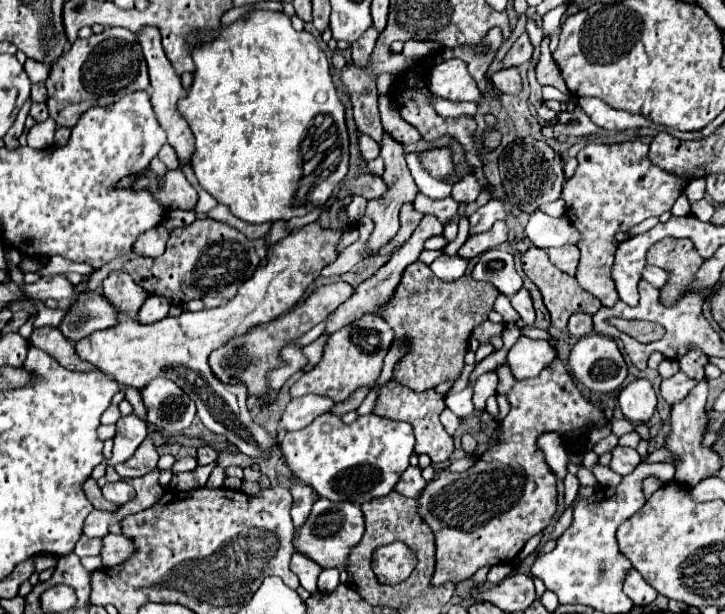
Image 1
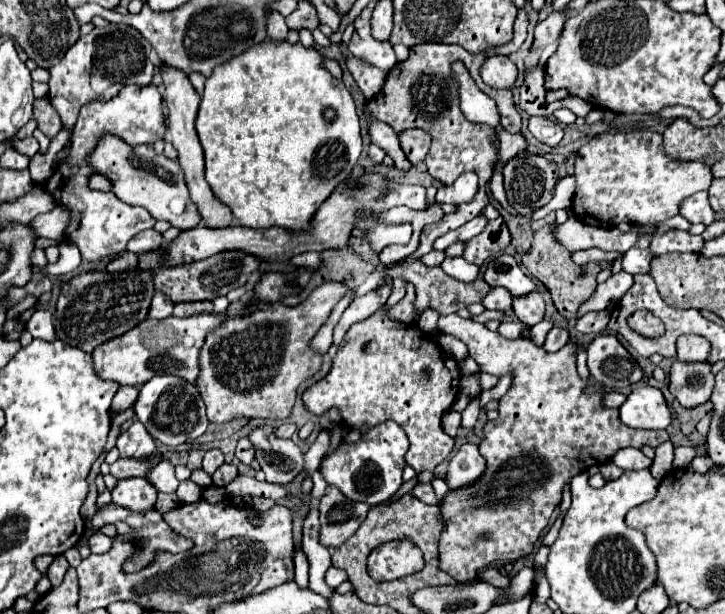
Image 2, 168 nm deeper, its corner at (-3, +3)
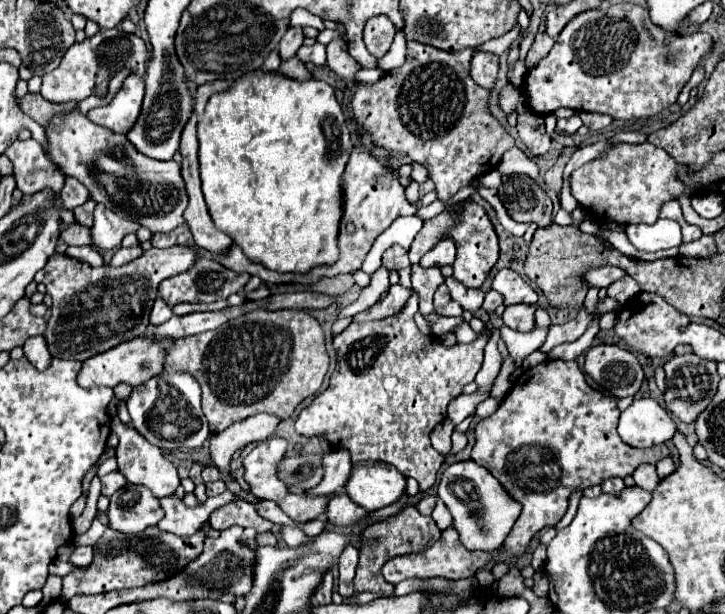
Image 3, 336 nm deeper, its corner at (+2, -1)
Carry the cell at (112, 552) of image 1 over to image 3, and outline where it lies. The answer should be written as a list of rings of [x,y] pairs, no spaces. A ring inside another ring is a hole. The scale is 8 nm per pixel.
[[[76,546],[68,562],[74,566],[88,566],[92,562],[92,546]]]

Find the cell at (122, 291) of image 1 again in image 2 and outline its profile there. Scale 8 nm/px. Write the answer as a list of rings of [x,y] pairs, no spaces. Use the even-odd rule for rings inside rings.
[[[123,252],[119,258],[115,258],[107,264],[107,272],[127,272],[127,270],[135,270],[135,268],[137,268],[137,254],[133,254],[133,252]]]

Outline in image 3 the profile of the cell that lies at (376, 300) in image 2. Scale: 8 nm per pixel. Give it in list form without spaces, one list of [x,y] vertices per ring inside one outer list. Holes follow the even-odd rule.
[[[400,284],[390,286],[390,290],[388,290],[388,294],[386,294],[386,298],[382,302],[376,302],[370,310],[360,312],[358,316],[354,316],[354,320],[356,322],[368,322],[368,320],[382,320],[386,316],[394,316],[406,306],[410,296],[412,296],[410,288],[404,288]]]

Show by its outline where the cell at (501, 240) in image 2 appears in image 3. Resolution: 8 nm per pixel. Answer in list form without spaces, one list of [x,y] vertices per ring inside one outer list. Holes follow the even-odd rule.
[[[467,200],[462,202],[461,212],[455,212],[455,217],[453,218],[453,213],[450,211],[443,211],[426,220],[422,230],[416,234],[412,246],[410,246],[410,262],[412,264],[418,264],[420,258],[430,250],[434,248],[440,240],[452,238],[454,244],[456,244],[456,262],[454,262],[454,278],[458,282],[462,282],[464,286],[468,288],[480,288],[482,282],[488,278],[490,270],[494,268],[494,264],[498,262],[498,236],[494,232],[494,226],[486,214],[486,210],[472,202],[472,200]]]

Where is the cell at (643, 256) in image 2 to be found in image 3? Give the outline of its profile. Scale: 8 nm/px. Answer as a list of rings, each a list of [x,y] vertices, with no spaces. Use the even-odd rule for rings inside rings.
[[[592,266],[588,268],[588,272],[582,274],[584,282],[588,288],[608,288],[612,282],[624,278],[626,272],[622,268],[616,266]]]

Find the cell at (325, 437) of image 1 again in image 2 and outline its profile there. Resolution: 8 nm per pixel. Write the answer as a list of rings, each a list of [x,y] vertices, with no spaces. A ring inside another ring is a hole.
[[[383,422],[361,434],[357,442],[341,442],[335,452],[323,456],[319,472],[329,486],[339,488],[349,500],[375,506],[387,502],[401,488],[407,448],[409,440],[403,428],[395,422]]]

